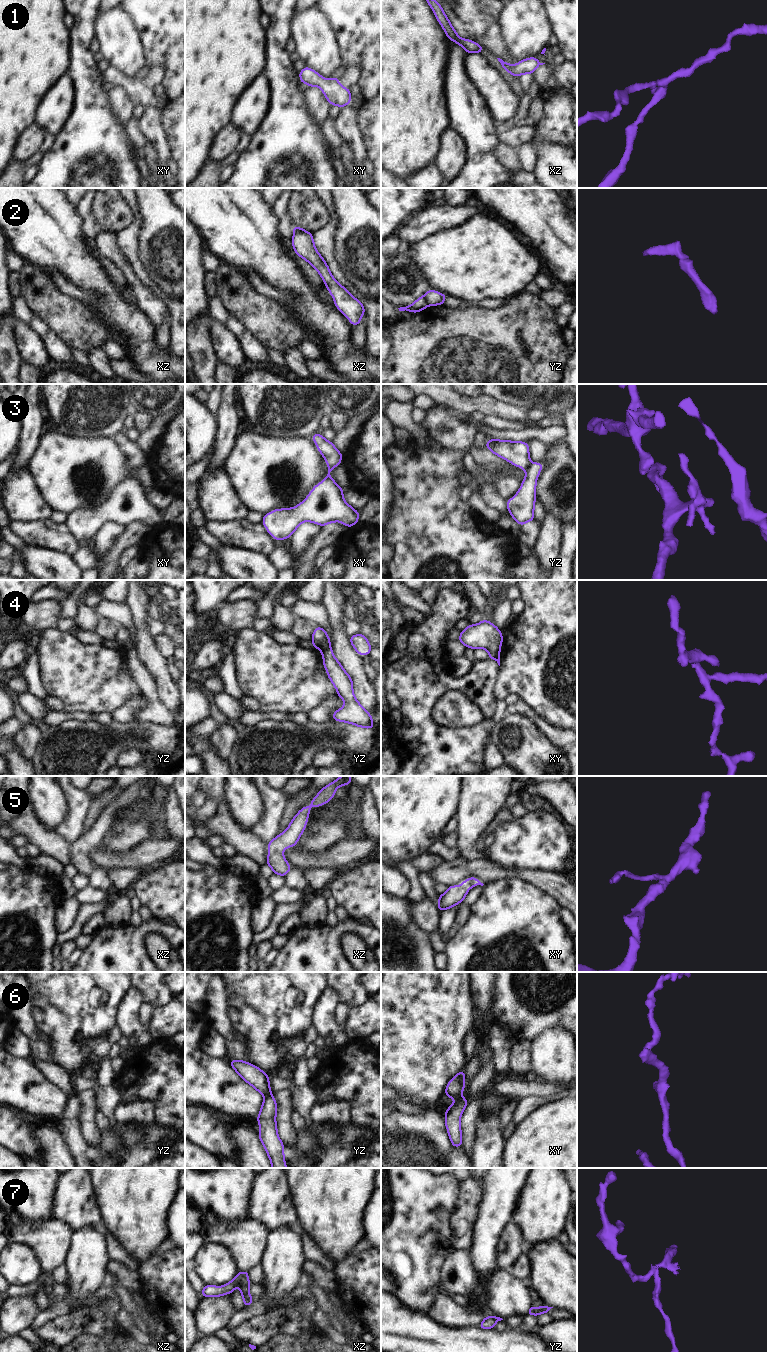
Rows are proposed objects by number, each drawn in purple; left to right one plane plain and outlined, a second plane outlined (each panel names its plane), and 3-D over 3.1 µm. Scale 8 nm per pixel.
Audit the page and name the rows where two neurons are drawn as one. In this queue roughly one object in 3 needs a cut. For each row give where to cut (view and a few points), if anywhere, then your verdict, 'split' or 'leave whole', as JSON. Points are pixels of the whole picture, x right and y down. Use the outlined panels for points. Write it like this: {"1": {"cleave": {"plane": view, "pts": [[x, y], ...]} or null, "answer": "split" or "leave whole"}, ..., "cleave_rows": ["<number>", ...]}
{"1": {"cleave": null, "answer": "leave whole"}, "2": {"cleave": {"plane": "yz", "pts": [[424, 296], [428, 304]]}, "answer": "split"}, "3": {"cleave": {"plane": "yz", "pts": [[530, 463], [524, 468]]}, "answer": "split"}, "4": {"cleave": {"plane": "yz", "pts": [[329, 644], [322, 653]]}, "answer": "split"}, "5": {"cleave": null, "answer": "leave whole"}, "6": {"cleave": null, "answer": "leave whole"}, "7": {"cleave": {"plane": "xz", "pts": [[238, 1273], [240, 1276], [239, 1285]]}, "answer": "split"}, "cleave_rows": ["2", "3", "4", "7"]}

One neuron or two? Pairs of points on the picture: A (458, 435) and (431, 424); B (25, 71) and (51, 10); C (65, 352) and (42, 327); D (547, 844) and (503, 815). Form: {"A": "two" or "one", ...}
{"A": "one", "B": "one", "C": "one", "D": "two"}

